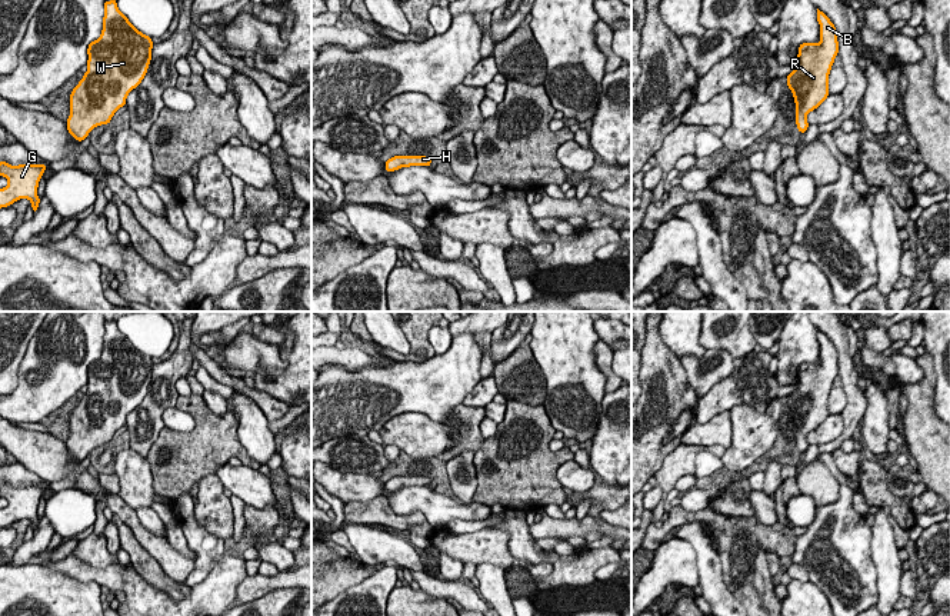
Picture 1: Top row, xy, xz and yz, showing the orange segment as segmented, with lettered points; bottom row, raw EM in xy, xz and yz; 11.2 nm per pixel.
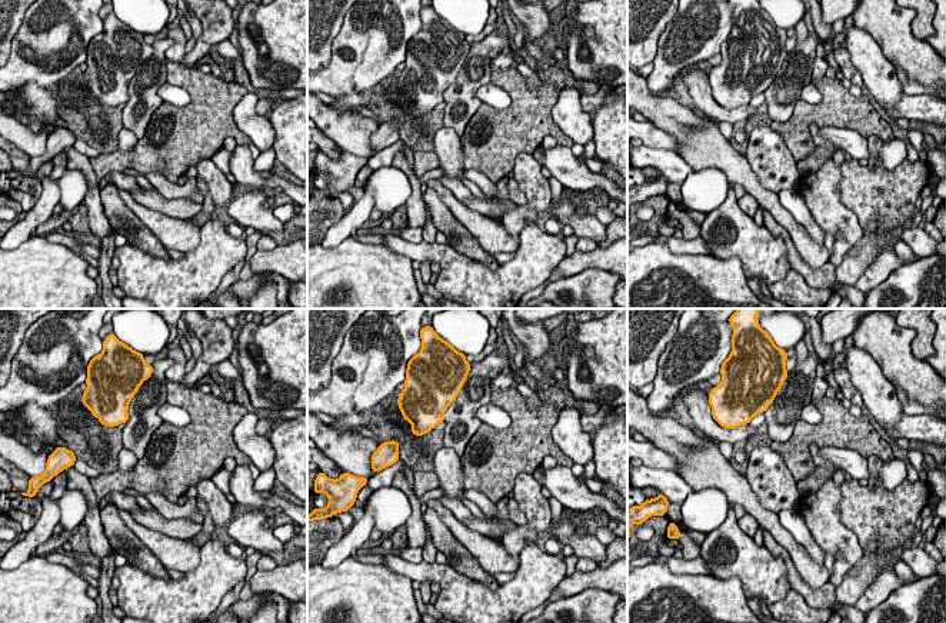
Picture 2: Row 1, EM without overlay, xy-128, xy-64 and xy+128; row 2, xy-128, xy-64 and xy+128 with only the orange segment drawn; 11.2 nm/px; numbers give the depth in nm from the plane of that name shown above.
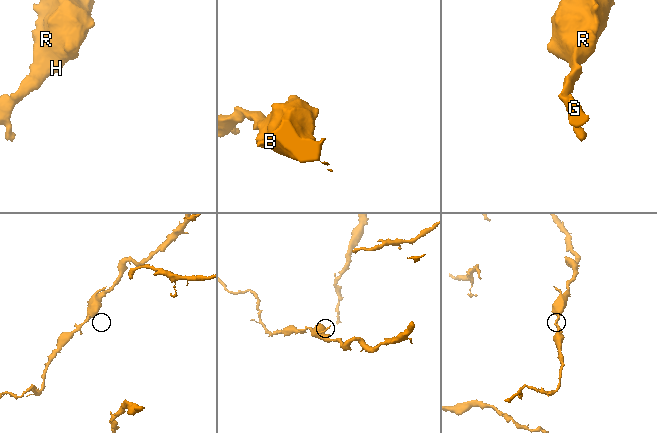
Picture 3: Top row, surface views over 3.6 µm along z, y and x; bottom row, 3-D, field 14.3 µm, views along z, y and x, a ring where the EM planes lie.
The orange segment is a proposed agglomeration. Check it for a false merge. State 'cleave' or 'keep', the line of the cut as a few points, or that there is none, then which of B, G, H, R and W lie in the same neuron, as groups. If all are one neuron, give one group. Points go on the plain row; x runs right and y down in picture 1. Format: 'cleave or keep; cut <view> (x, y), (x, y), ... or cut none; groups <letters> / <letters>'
keep; cut none; groups B G H R W

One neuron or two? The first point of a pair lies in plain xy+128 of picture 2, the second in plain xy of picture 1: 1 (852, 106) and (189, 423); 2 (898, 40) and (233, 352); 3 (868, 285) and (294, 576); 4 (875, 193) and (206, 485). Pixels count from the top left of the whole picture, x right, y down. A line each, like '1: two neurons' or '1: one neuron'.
1: two neurons
2: one neuron
3: one neuron
4: one neuron

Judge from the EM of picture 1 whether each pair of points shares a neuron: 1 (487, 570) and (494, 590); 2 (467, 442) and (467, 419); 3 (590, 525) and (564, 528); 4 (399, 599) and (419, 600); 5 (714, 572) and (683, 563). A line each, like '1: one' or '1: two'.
1: one
2: one
3: one
4: one
5: two

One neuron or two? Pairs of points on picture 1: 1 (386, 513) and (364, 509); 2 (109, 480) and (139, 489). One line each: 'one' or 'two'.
1: one
2: two

